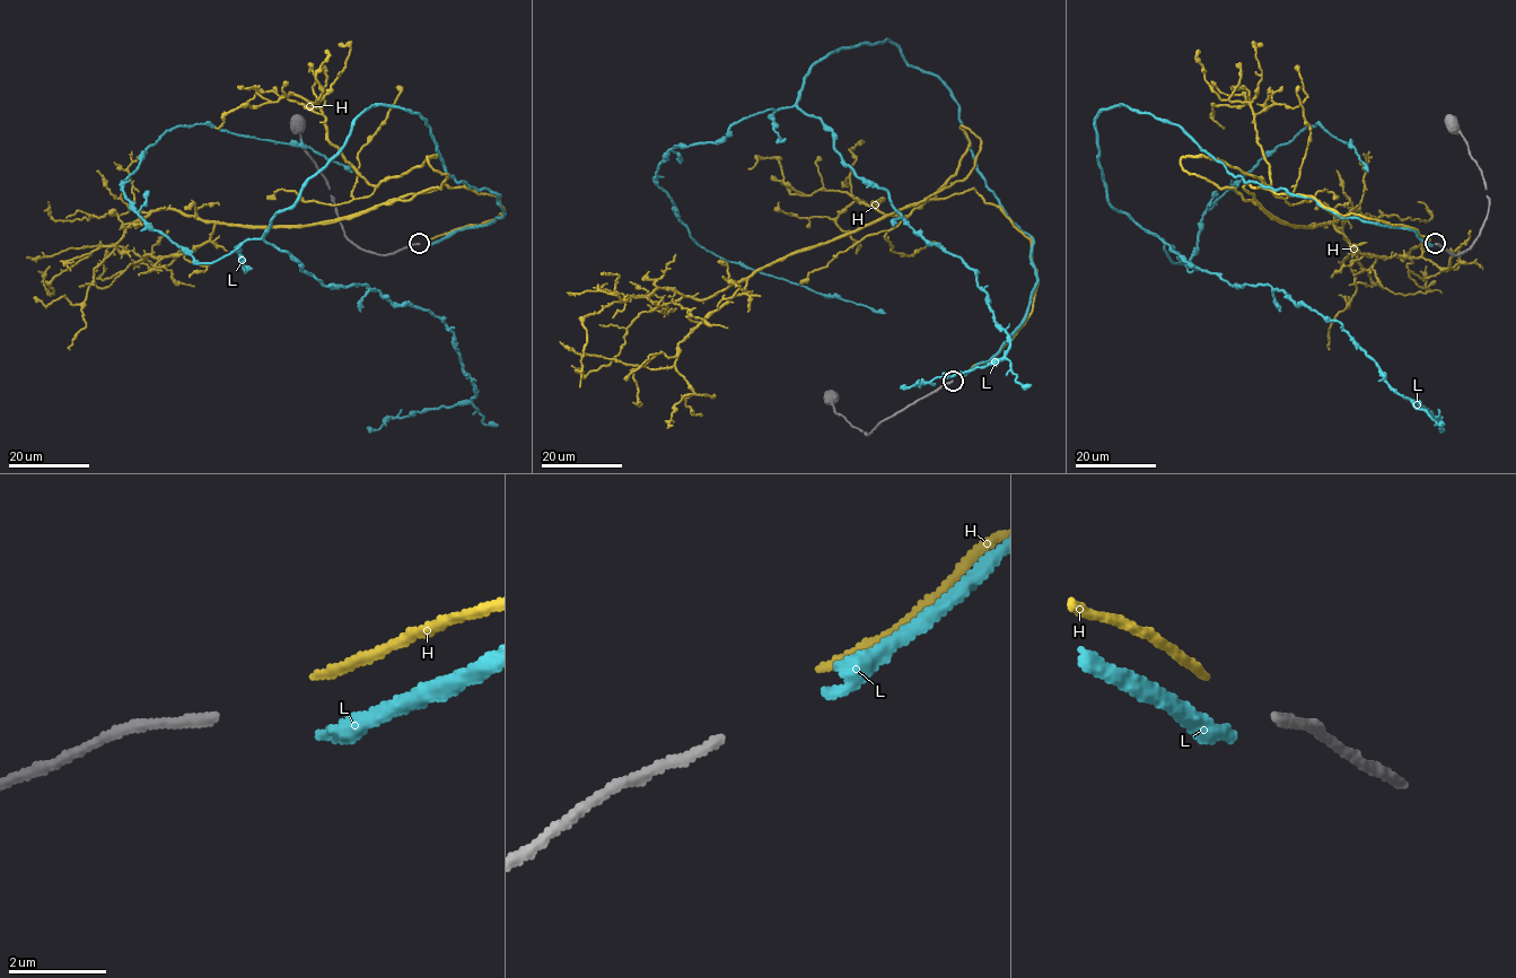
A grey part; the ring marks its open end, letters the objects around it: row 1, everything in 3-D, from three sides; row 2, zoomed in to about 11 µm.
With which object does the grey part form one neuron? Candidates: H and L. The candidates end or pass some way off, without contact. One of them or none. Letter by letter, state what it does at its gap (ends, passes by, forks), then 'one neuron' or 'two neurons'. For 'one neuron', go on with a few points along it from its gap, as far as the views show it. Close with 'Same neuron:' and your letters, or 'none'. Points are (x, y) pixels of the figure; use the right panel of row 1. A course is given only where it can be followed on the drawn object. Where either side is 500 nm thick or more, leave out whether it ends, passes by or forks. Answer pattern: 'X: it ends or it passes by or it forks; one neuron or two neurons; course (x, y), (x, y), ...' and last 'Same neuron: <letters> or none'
H: it ends; one neuron; course (1429, 241), (1311, 195), (1244, 186), (1296, 226), (1355, 209), (1343, 237), (1395, 294), (1427, 291), (1427, 265)
L: it ends; two neurons
Same neuron: H

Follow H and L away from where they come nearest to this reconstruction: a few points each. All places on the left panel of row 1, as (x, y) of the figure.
H: (427, 241), (502, 215), (498, 194), (444, 184), (294, 226), (161, 209), (55, 276), (51, 295), (50, 265)
L: (427, 244), (499, 195), (374, 104), (263, 239), (454, 334), (474, 396), (367, 427)

